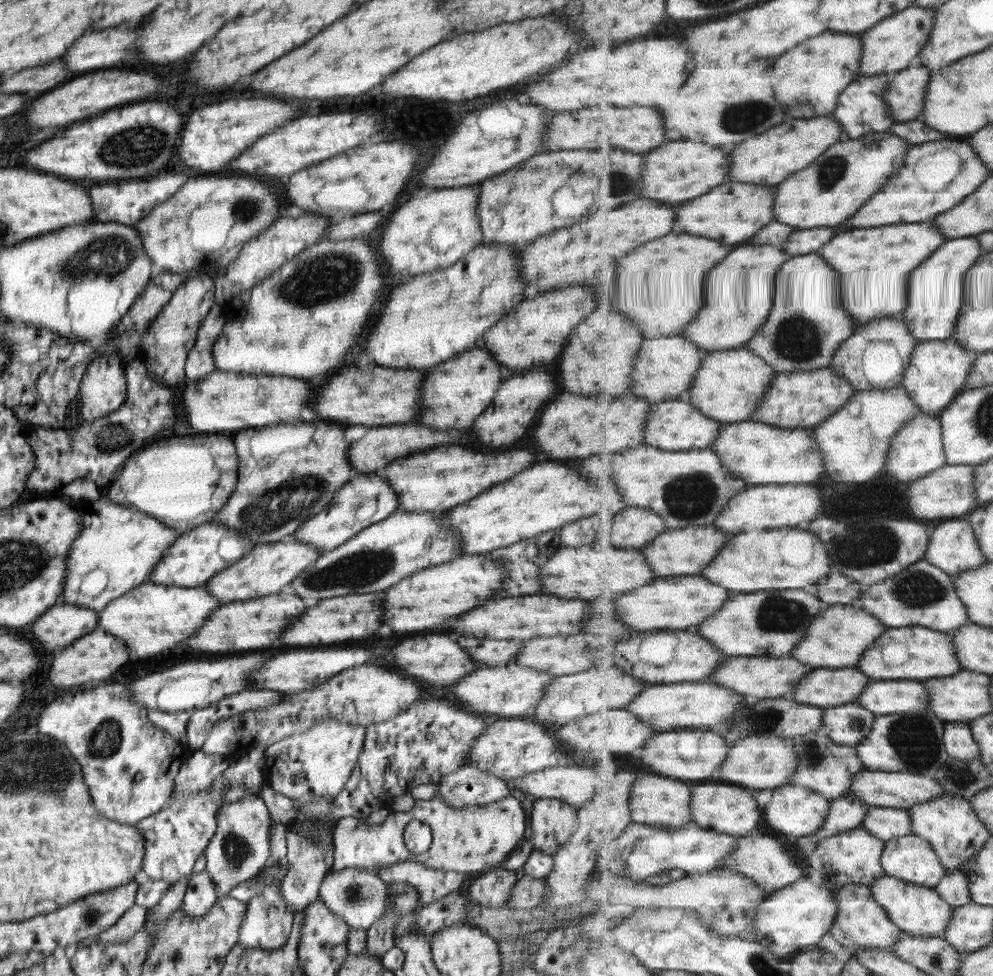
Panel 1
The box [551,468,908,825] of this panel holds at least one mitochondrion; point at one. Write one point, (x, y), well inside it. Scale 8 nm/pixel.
(686, 497)

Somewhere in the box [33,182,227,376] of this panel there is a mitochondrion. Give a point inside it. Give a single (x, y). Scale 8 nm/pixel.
(111, 257)

